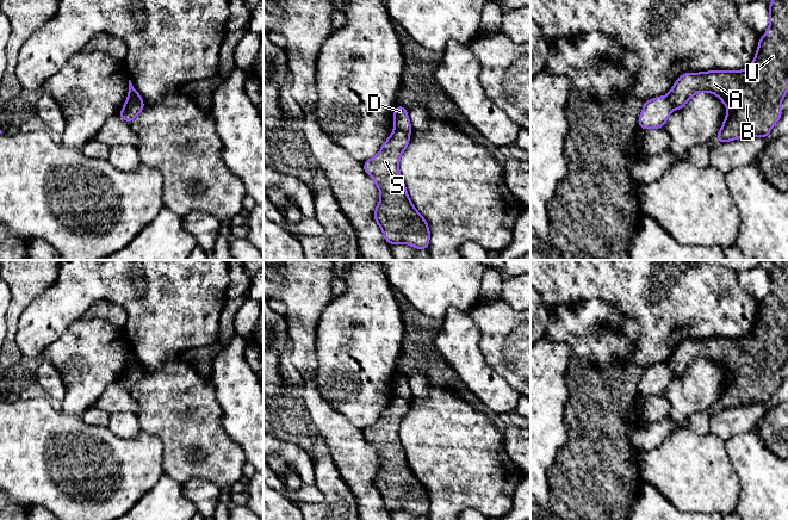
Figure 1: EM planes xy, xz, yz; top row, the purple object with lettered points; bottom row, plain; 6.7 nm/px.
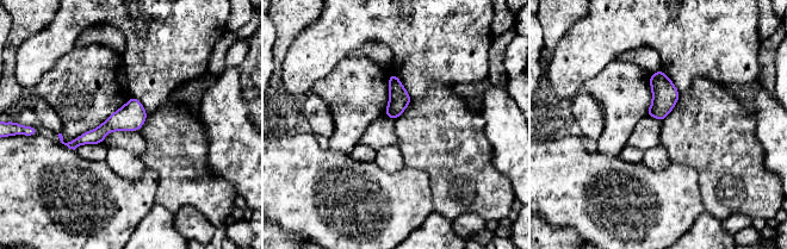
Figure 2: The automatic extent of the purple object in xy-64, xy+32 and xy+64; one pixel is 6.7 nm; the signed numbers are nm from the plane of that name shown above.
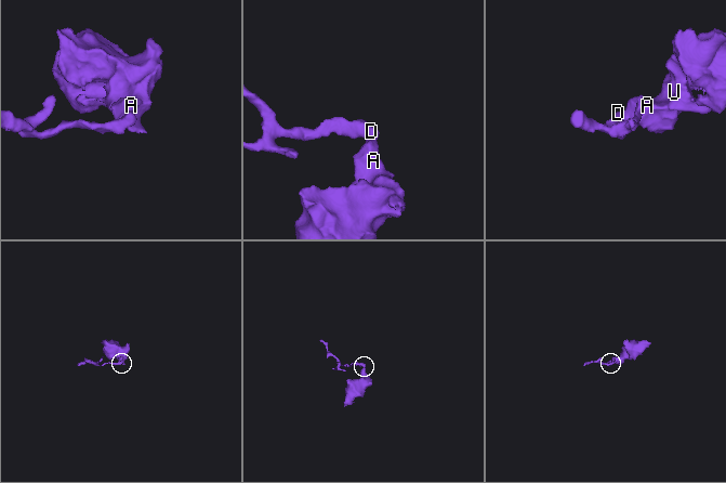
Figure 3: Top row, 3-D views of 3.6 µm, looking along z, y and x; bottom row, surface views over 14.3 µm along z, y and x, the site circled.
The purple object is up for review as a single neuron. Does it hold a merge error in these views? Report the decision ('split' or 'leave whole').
split

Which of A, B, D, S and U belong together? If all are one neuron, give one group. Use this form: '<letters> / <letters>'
A B S U / D

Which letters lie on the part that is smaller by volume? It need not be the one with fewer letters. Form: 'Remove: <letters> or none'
Remove: D

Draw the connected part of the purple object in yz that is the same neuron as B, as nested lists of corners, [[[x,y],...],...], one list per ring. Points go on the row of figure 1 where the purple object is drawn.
[[[773,0],[769,4],[769,14],[770,24],[758,42],[752,63],[746,69],[684,73],[668,94],[675,110],[683,109],[699,92],[718,95],[727,106],[727,114],[718,132],[716,142],[724,143],[742,137],[768,137],[782,116],[781,101],[788,92],[788,0]]]

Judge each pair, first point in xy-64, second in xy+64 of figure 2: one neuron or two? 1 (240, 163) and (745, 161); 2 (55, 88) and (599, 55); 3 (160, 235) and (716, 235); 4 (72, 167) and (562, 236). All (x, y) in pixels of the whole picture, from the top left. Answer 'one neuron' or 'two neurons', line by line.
1: two neurons
2: two neurons
3: one neuron
4: two neurons

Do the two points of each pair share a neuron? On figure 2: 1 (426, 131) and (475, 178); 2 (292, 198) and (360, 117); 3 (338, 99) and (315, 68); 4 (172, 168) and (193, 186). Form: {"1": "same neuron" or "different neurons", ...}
{"1": "same neuron", "2": "different neurons", "3": "different neurons", "4": "same neuron"}

